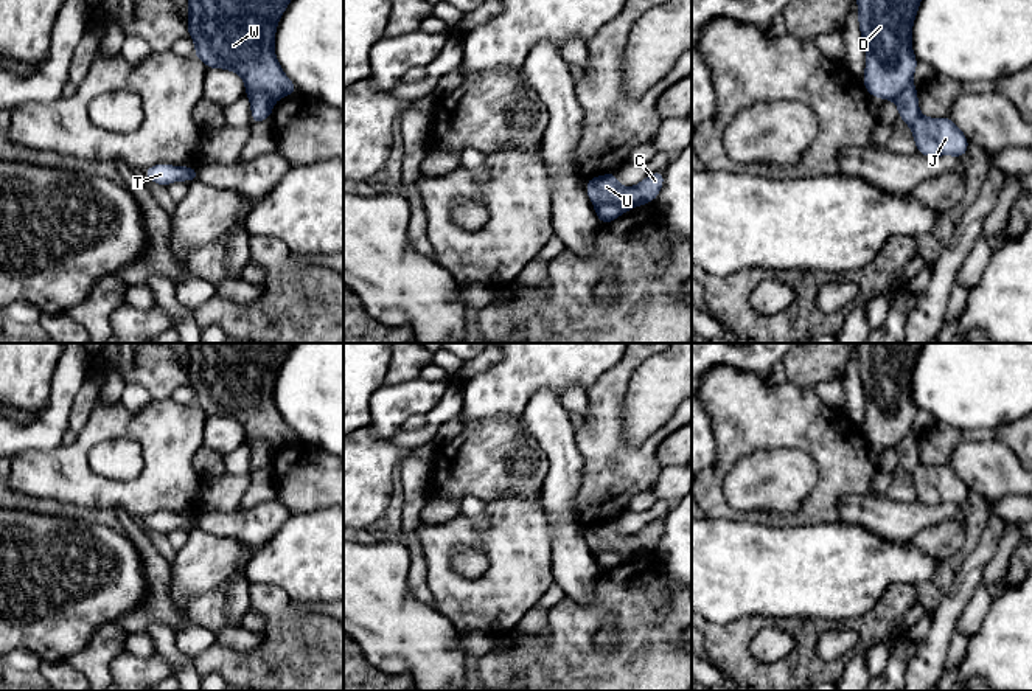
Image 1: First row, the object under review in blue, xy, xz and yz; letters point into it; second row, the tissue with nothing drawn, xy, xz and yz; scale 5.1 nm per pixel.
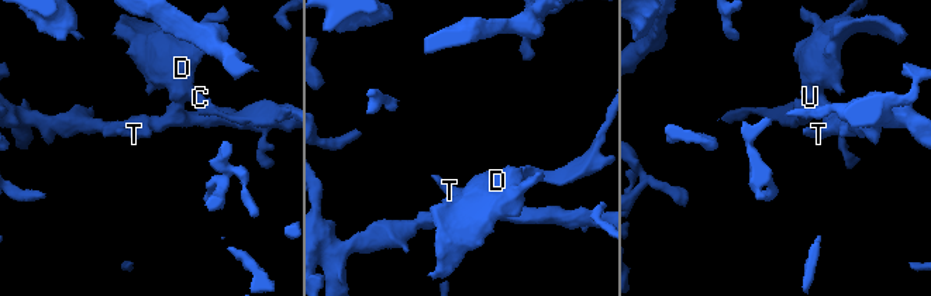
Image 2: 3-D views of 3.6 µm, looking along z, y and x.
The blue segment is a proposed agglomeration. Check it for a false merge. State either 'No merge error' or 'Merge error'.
Merge error

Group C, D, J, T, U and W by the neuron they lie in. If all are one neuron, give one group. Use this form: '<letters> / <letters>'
C D U W / J T

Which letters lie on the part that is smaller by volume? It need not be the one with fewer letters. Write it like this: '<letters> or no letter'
C, D, U, W

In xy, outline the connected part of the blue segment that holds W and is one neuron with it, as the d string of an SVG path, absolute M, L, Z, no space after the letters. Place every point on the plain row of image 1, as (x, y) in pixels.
M188 343L188 384L194 388L194 405L200 407L207 416L224 416L236 419L246 432L246 444L264 439L274 449L298 439L295 432L283 421L275 404L274 387L277 371L289 349L295 343Z

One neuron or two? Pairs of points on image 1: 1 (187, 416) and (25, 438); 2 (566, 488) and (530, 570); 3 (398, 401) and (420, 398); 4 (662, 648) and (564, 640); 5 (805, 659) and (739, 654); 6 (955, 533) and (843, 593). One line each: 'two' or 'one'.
1: two
2: two
3: one
4: one
5: one
6: two

